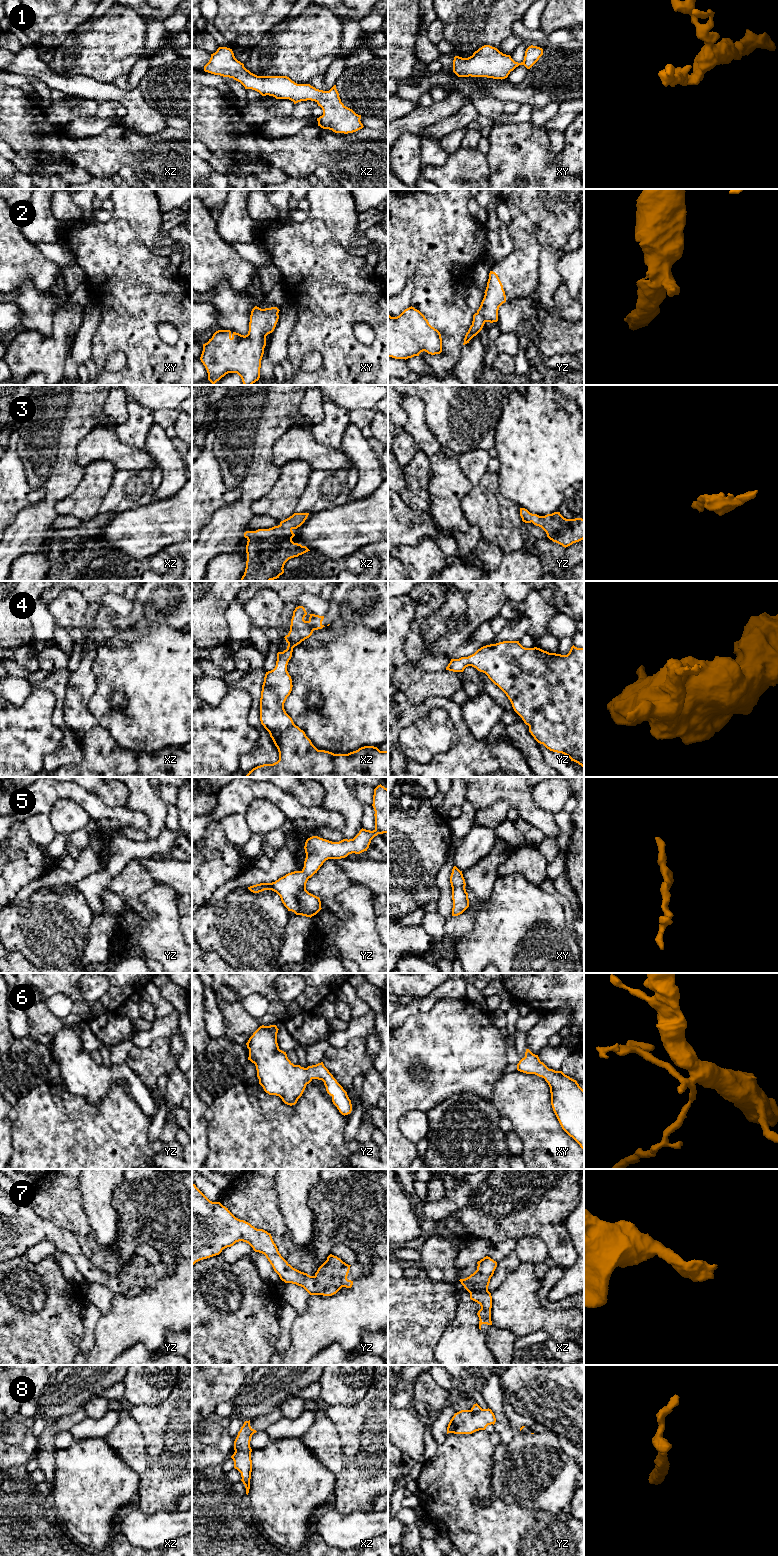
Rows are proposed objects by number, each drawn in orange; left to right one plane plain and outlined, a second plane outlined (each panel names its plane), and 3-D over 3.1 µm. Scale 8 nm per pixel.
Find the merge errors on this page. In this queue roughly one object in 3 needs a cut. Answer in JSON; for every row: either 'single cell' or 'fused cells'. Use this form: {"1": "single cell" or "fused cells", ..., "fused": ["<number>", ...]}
{"1": "single cell", "2": "single cell", "3": "single cell", "4": "single cell", "5": "single cell", "6": "single cell", "7": "single cell", "8": "single cell", "fused": []}

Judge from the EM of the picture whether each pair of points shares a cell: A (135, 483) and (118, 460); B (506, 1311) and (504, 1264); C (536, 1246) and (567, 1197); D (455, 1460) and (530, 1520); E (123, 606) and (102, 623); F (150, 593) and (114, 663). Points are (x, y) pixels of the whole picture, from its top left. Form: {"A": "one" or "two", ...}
{"A": "two", "B": "two", "C": "two", "D": "one", "E": "one", "F": "two"}

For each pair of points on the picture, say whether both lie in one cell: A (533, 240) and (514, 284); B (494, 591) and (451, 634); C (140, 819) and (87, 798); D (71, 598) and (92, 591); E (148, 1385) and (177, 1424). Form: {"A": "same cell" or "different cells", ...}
{"A": "same cell", "B": "same cell", "C": "same cell", "D": "different cells", "E": "different cells"}

